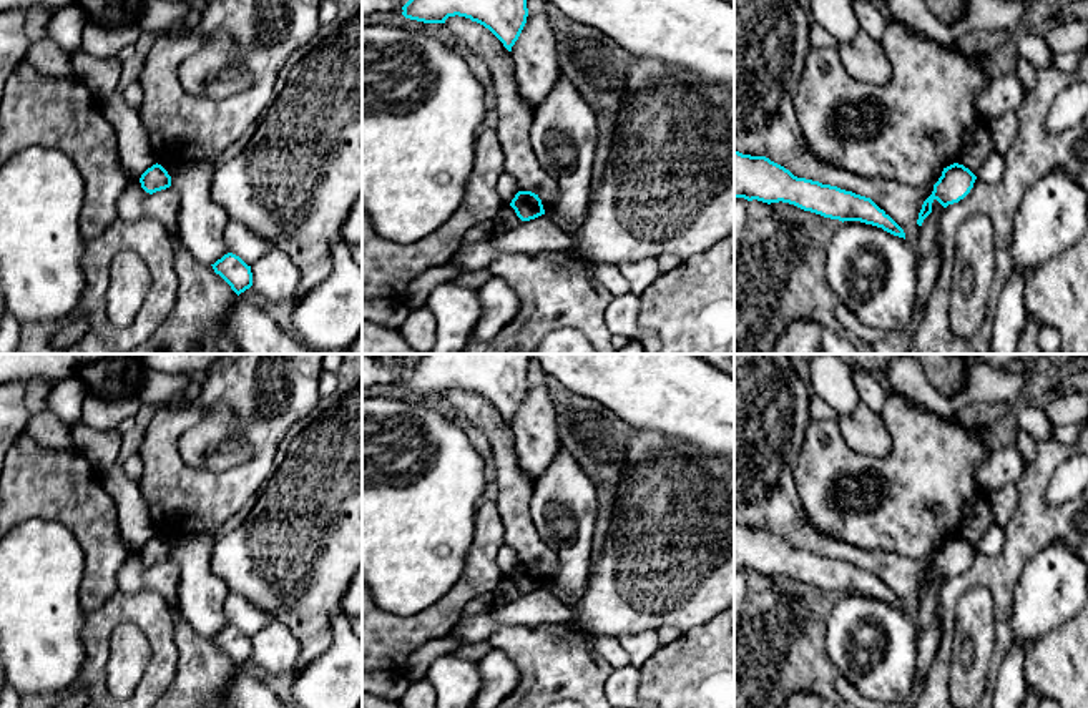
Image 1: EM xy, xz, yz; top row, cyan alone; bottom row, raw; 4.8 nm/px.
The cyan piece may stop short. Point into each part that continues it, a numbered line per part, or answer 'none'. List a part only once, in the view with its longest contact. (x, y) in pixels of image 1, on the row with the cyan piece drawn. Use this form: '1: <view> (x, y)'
none

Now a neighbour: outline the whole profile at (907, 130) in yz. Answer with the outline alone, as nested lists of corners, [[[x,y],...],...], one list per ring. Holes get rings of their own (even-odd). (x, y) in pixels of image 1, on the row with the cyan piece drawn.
[[[887,18],[880,45],[892,66],[885,85],[855,81],[837,48],[811,48],[794,100],[797,123],[809,153],[819,161],[917,188],[958,161],[965,133],[982,120],[975,98],[992,76],[983,57],[939,45],[895,18]]]

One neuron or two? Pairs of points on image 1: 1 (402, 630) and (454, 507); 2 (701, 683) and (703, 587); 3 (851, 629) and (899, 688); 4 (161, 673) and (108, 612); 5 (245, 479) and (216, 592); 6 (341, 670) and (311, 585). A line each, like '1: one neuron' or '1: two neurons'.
1: two neurons
2: two neurons
3: one neuron
4: one neuron
5: two neurons
6: two neurons

